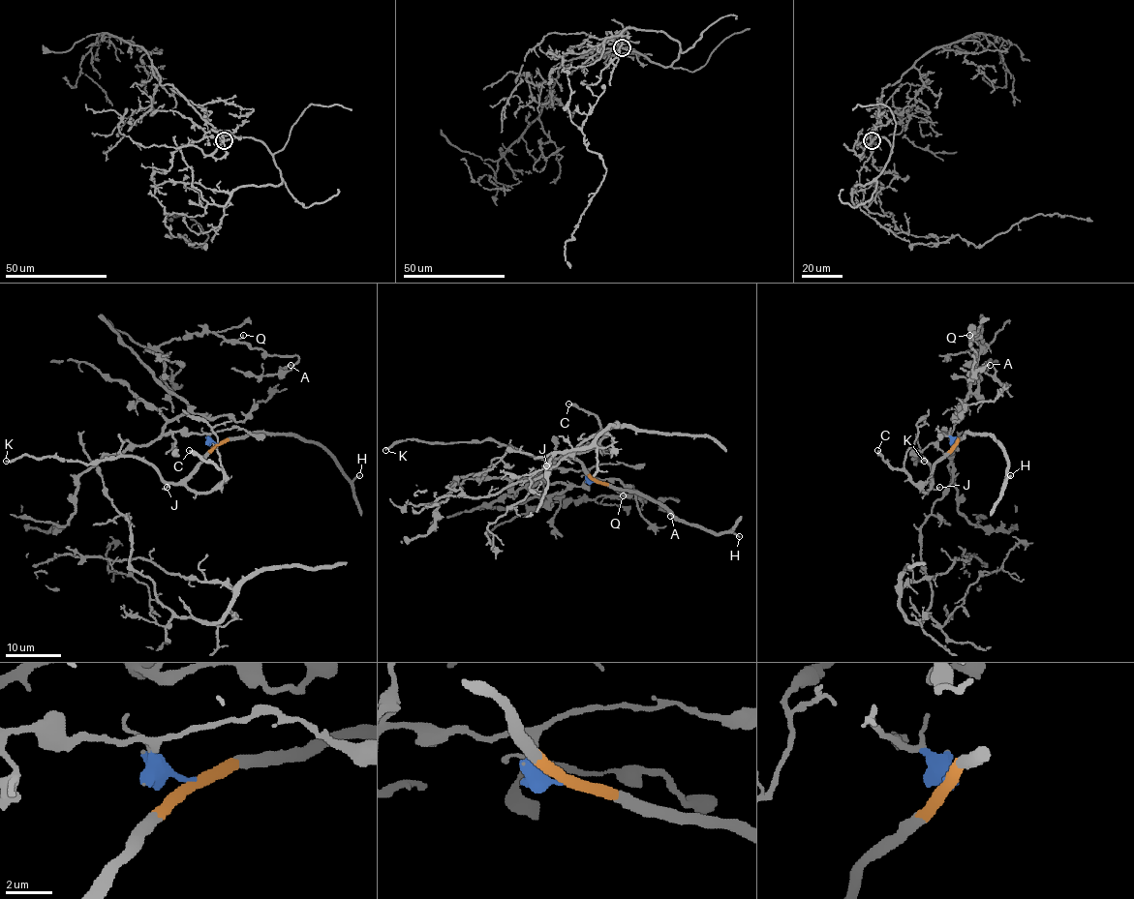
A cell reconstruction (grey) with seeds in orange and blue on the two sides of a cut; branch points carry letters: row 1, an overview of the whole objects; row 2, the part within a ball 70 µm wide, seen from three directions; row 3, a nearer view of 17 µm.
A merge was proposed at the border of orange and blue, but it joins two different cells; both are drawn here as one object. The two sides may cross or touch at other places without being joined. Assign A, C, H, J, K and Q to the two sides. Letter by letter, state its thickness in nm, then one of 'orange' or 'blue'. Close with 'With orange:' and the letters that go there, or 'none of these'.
A: 190 nm | blue
C: 340 nm | orange
H: 200 nm | orange
J: 150 nm | orange
K: 280 nm | orange
Q: 150 nm | blue
With orange: C, H, J, K

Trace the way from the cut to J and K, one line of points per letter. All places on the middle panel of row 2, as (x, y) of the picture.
J: (597, 481), (578, 462), (571, 459), (546, 459), (546, 465)
K: (597, 481), (578, 462), (571, 459), (534, 457), (496, 441), (444, 443), (407, 439), (395, 441), (385, 450)

